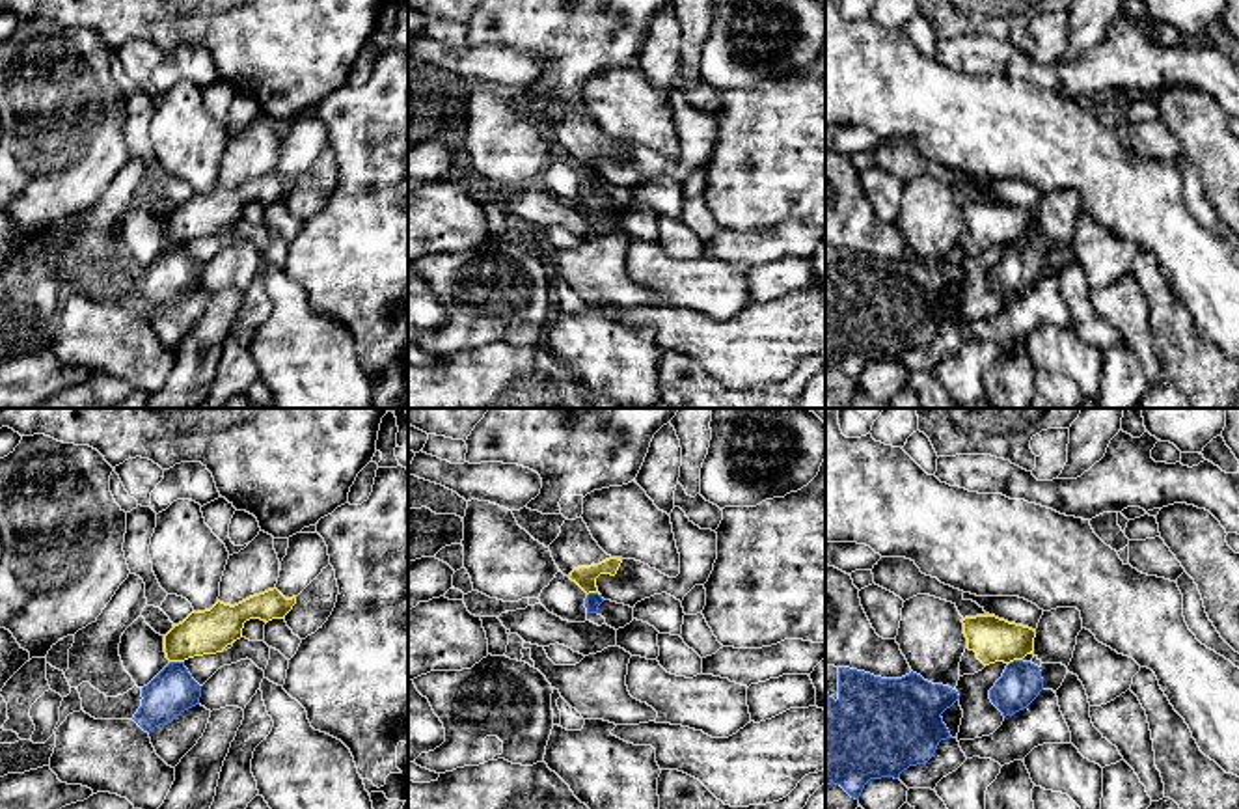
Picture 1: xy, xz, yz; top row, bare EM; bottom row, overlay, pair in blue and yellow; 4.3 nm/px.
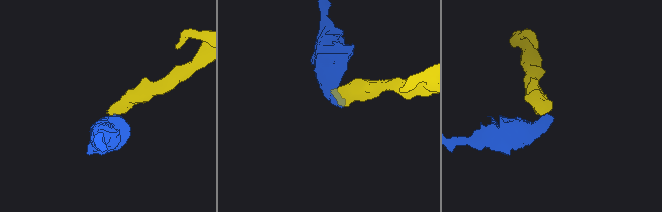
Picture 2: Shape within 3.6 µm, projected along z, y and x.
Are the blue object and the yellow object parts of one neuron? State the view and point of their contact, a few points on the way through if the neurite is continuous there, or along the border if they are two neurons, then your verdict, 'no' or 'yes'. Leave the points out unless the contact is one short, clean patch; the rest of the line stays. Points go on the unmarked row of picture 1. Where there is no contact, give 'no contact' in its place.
contact xy (177, 245); border xy (170, 243), (183, 245); no

